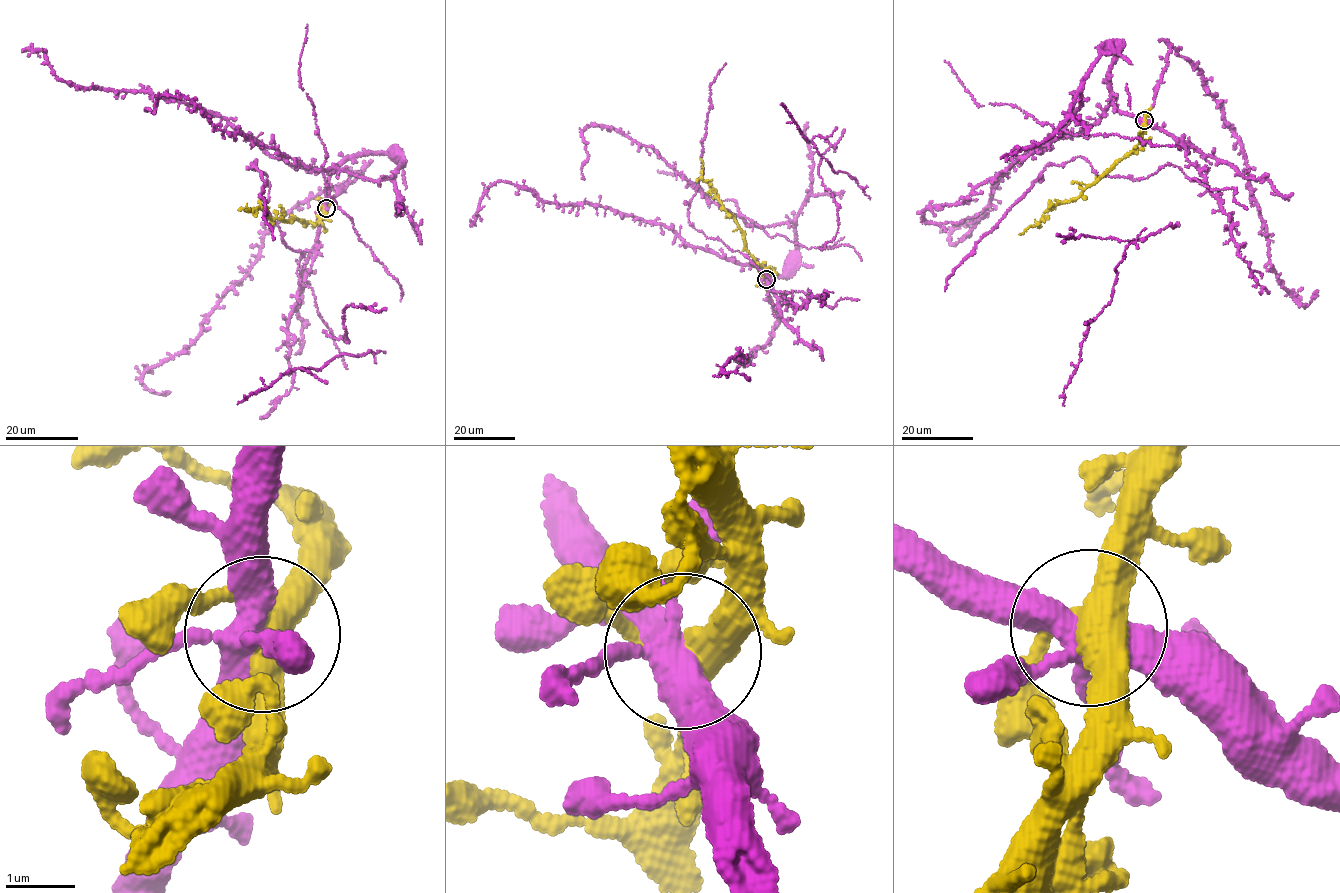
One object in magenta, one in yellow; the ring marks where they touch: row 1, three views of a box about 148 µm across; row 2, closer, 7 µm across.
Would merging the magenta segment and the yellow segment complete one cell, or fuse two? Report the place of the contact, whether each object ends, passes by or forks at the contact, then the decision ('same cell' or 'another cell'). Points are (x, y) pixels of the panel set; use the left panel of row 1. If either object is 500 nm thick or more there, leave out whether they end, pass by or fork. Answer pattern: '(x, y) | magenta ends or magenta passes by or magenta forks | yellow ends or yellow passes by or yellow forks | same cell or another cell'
(326, 208) | magenta forks | yellow forks | same cell

